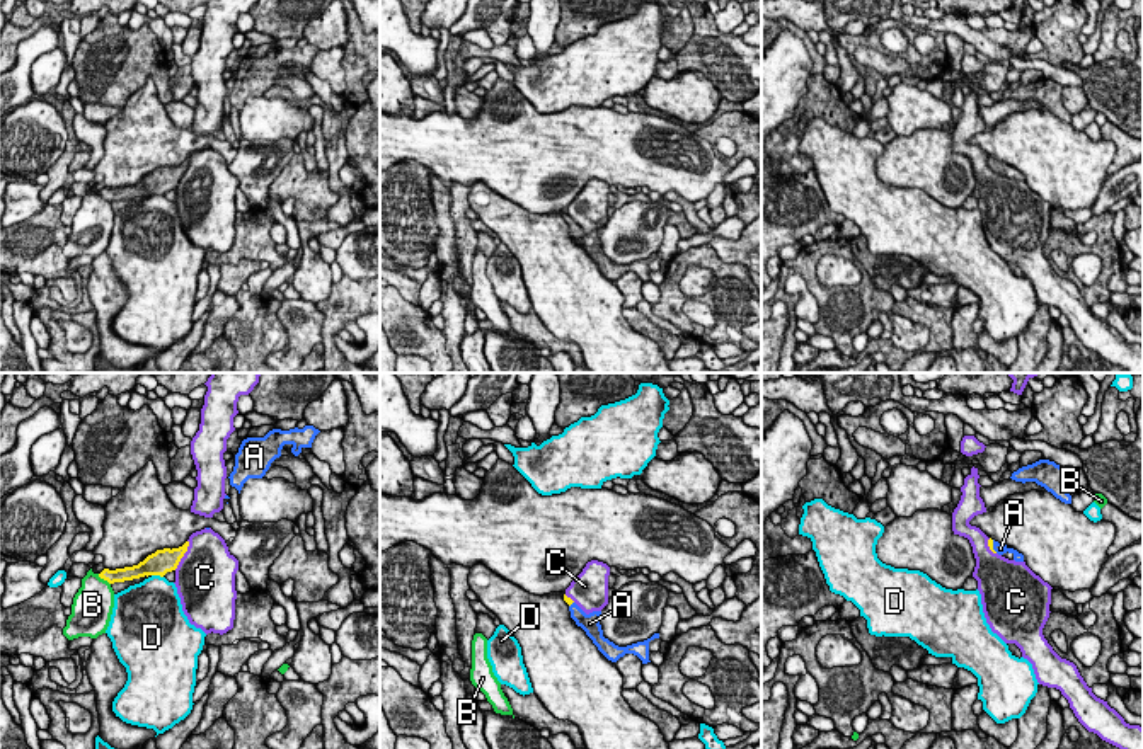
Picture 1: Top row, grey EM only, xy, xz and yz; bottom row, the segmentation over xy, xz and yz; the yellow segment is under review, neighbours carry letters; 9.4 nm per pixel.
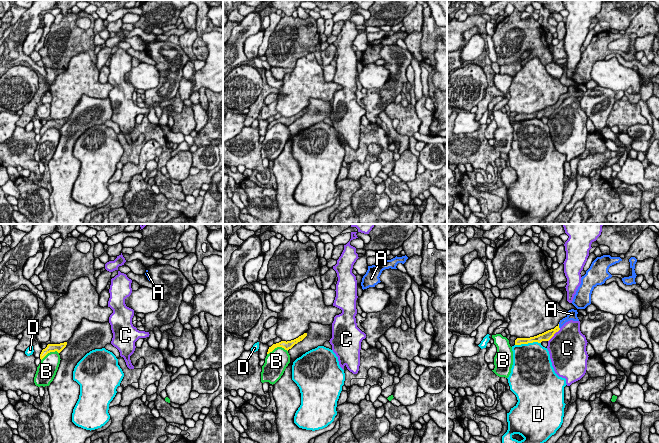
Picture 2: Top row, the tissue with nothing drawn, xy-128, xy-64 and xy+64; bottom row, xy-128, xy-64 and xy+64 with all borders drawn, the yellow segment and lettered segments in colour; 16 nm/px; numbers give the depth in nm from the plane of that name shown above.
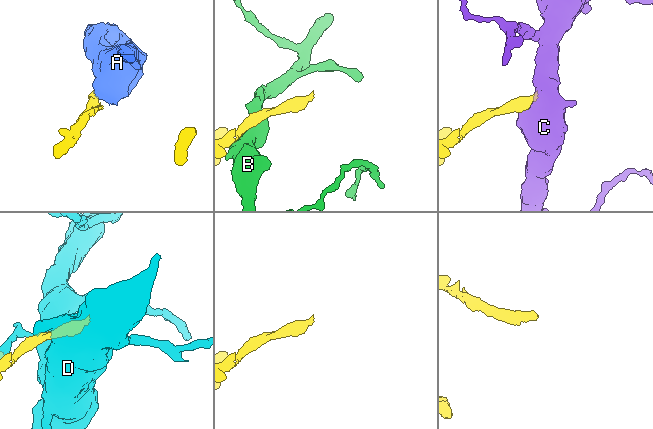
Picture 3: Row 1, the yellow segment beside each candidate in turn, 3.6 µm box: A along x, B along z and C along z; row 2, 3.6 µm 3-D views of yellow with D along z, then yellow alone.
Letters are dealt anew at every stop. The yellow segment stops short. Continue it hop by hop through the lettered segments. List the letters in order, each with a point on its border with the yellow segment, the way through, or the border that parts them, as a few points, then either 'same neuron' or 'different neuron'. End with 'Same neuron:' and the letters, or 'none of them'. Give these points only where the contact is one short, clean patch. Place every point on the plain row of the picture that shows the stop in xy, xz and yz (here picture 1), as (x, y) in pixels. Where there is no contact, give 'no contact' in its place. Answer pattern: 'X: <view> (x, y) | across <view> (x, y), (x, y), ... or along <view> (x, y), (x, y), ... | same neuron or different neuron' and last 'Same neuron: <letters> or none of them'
A: yz (992, 165) | across yz (990, 160), (992, 165), (1000, 167) | same neuron
B: xy (104, 198) | different neuron
C: xy (183, 174) | along xy (188, 159), (188, 169), (174, 188) | different neuron
D: xy (157, 193) | different neuron
Same neuron: A

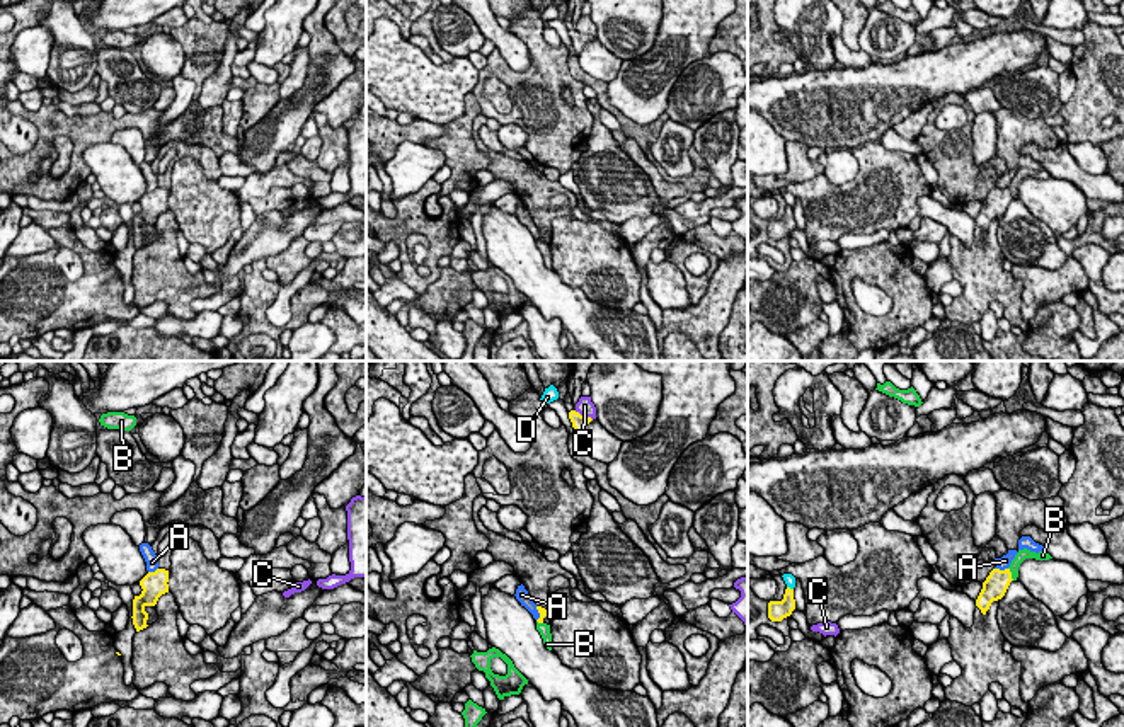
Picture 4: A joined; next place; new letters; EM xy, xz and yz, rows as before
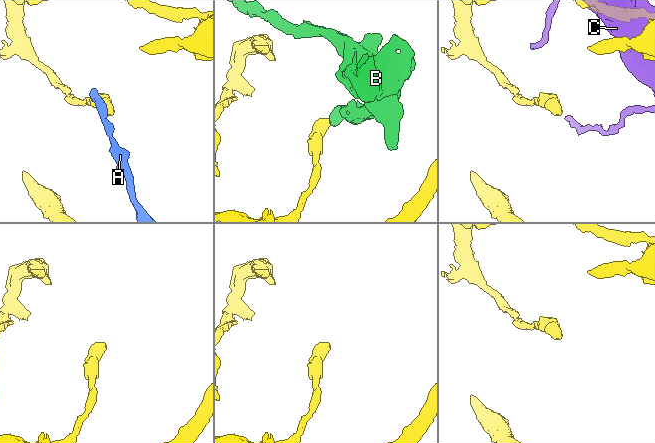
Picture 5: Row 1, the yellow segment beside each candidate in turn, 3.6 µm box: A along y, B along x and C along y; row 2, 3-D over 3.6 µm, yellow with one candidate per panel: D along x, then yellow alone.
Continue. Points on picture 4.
A: yz (1002, 189) | along yz (995, 186), (1007, 188) | different neuron
B: yz (1010, 193) | along yz (1009, 186), (1014, 198) | different neuron
C: xz (583, 34) | different neuron
D: yz (789, 206) | different neuron
Same neuron: none of them

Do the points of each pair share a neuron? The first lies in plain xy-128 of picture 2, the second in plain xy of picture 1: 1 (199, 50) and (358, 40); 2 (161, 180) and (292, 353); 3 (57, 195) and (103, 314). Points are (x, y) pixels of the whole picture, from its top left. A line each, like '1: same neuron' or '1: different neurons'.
1: same neuron
2: same neuron
3: same neuron

